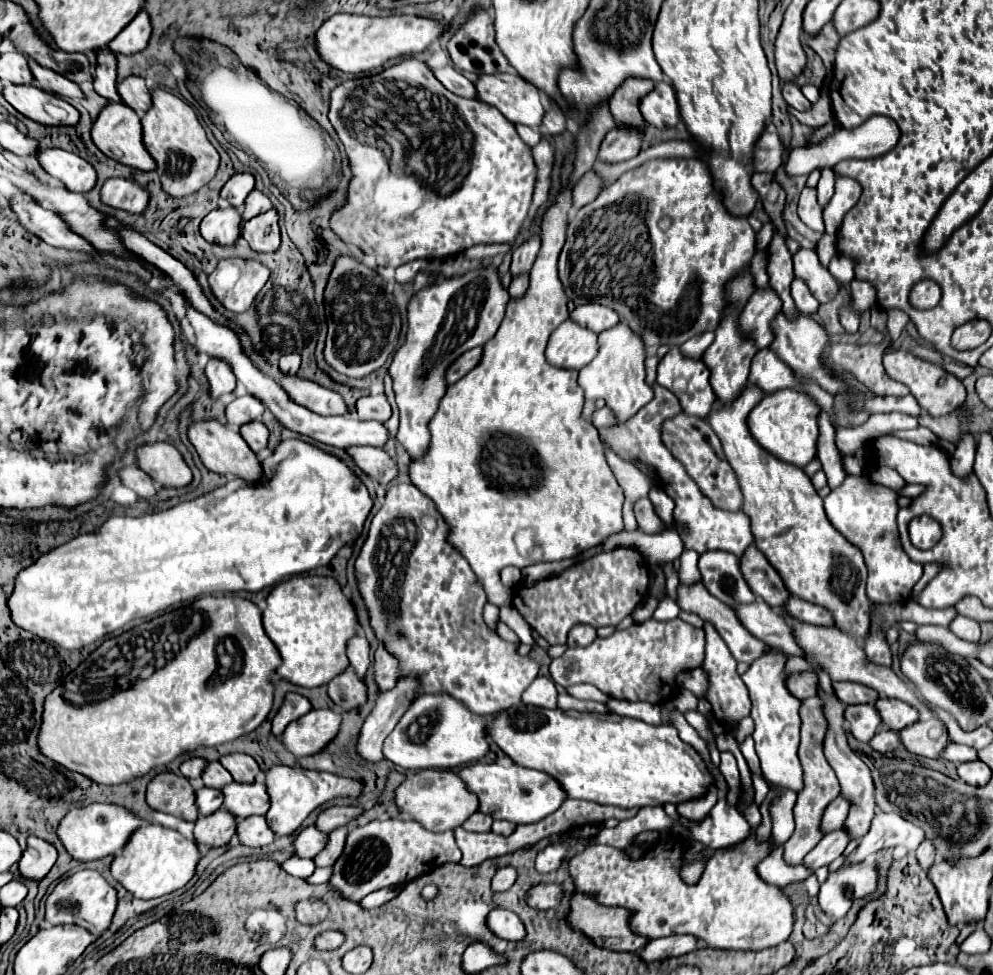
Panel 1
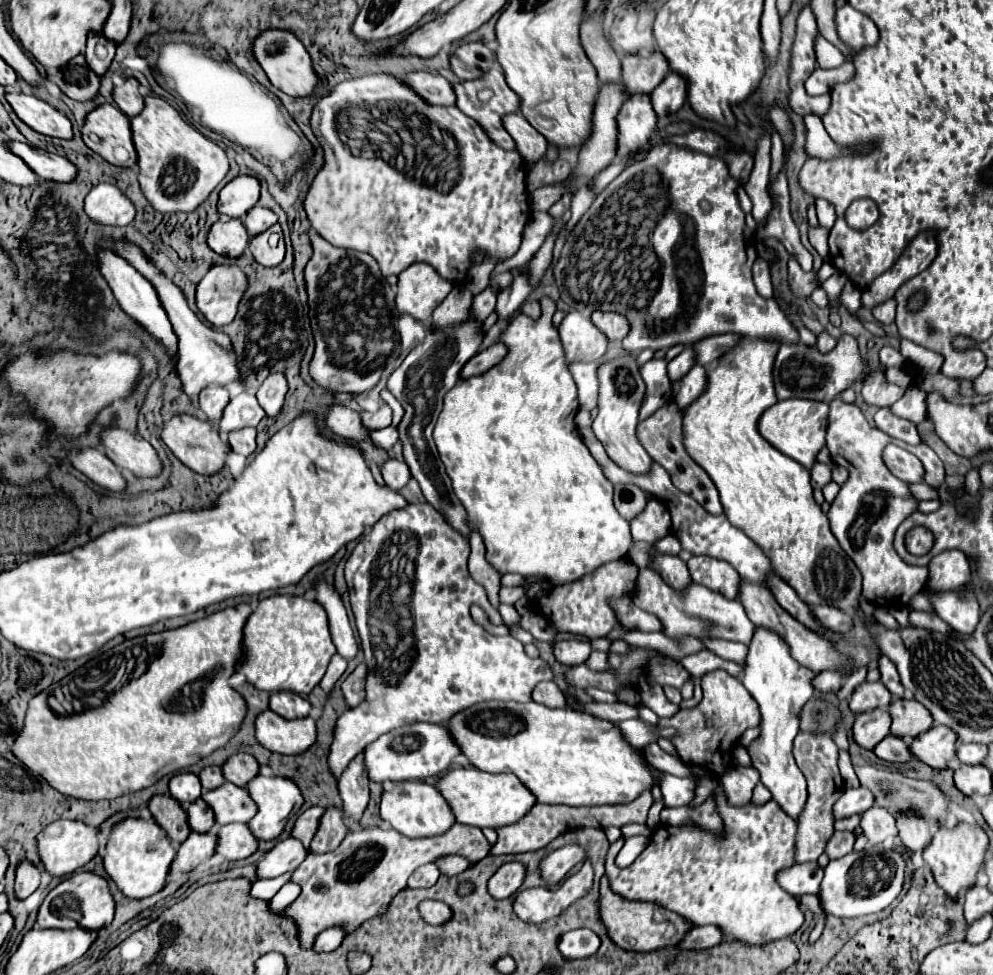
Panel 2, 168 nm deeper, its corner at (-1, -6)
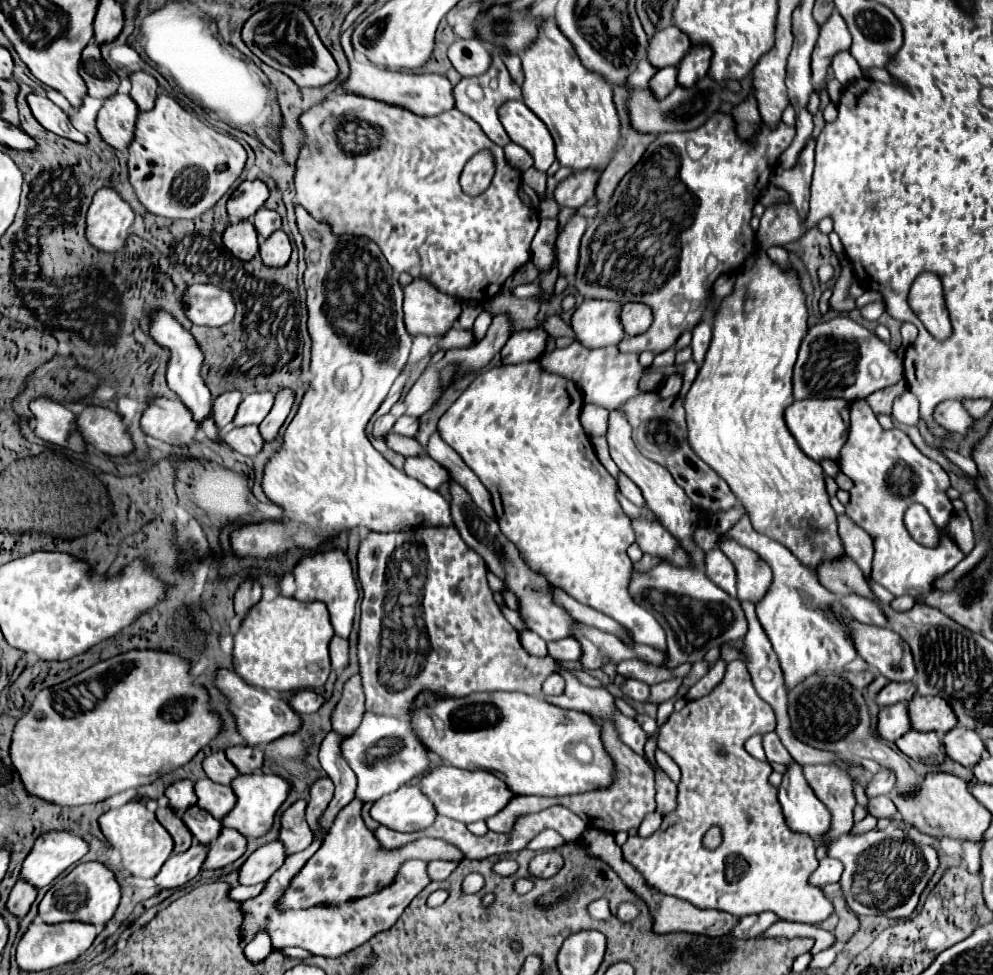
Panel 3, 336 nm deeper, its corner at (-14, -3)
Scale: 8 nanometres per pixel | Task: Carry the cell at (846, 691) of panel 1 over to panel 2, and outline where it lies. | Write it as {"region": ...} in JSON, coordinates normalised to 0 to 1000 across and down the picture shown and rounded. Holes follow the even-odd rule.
{"region":[[[869,699],[861,706],[855,724],[861,732],[879,726],[893,726],[897,722],[897,710],[887,699]]]}

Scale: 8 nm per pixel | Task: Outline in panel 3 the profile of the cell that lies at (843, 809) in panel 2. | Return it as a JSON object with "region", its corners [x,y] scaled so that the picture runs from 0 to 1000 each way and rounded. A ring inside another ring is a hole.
{"region":[[[892,789],[884,791],[872,805],[872,817],[886,817],[886,815],[894,815],[900,809],[900,795]]]}

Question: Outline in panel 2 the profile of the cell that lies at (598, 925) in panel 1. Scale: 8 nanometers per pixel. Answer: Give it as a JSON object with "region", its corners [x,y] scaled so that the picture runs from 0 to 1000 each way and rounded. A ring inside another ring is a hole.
{"region":[[[611,898],[605,901],[605,921],[603,921],[603,937],[607,942],[607,948],[611,952],[611,958],[615,964],[629,974],[639,976],[656,976],[664,970],[680,970],[684,968],[692,954],[698,952],[696,946],[692,946],[688,939],[660,927],[660,925],[637,925],[623,917],[619,917],[613,909]]]}

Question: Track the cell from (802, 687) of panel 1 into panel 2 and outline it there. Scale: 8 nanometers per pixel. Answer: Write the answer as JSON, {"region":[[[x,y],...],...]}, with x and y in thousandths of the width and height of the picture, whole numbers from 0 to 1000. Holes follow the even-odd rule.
{"region":[[[831,687],[829,691],[825,691],[819,699],[821,708],[829,710],[829,712],[835,712],[835,710],[843,710],[847,706],[847,699],[849,699],[849,691],[845,689],[839,689],[839,687]]]}

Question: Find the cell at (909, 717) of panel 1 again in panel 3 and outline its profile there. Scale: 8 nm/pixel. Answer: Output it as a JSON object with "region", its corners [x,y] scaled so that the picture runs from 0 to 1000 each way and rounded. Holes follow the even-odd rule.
{"region":[[[920,713],[914,721],[914,731],[918,748],[922,750],[941,750],[951,754],[963,744],[963,733],[949,715]]]}

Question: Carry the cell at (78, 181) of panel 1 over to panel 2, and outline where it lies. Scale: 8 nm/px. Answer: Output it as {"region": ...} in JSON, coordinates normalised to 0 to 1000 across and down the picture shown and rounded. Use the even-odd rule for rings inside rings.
{"region":[[[9,144],[7,154],[13,156],[15,160],[19,160],[41,185],[67,187],[67,185],[76,183],[76,170],[72,170],[72,166],[67,166],[67,162],[63,162],[63,160],[33,152],[33,150],[17,146],[17,144]]]}

